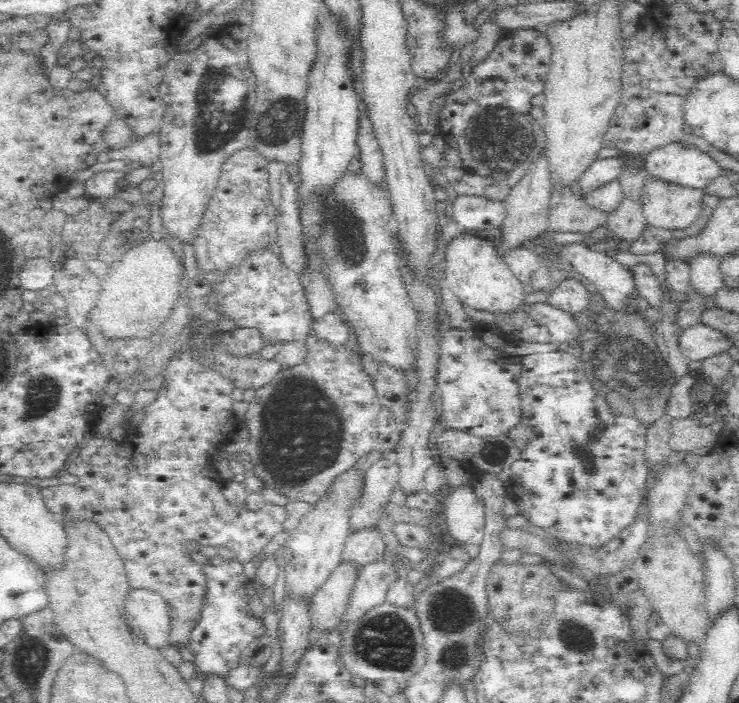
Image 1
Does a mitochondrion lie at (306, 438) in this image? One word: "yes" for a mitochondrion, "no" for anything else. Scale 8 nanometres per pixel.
yes

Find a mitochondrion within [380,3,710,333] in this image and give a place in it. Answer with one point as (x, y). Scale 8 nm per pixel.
(499, 138)

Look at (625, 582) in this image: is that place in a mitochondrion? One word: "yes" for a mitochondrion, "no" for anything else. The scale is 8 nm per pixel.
no

